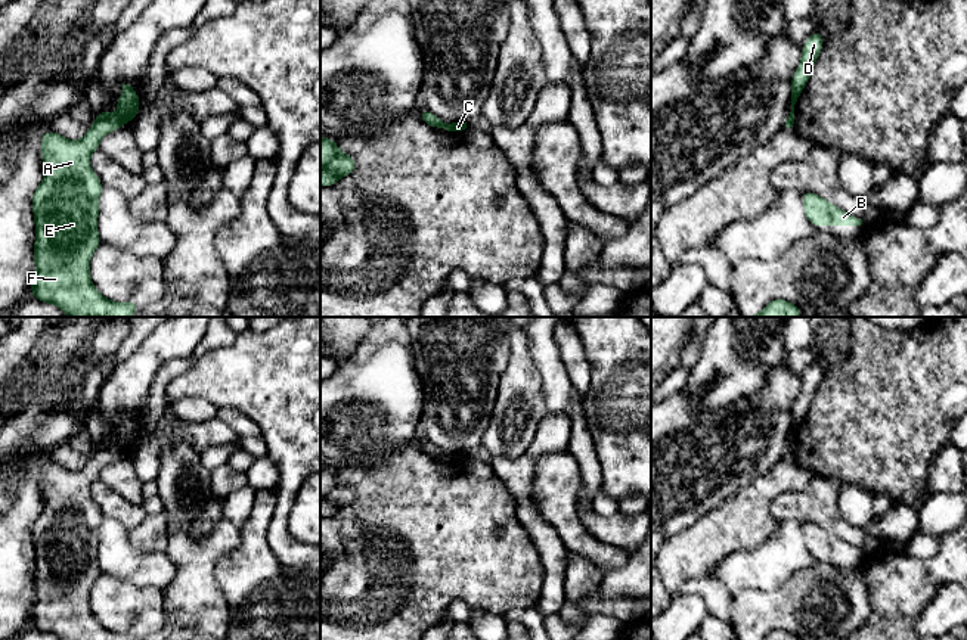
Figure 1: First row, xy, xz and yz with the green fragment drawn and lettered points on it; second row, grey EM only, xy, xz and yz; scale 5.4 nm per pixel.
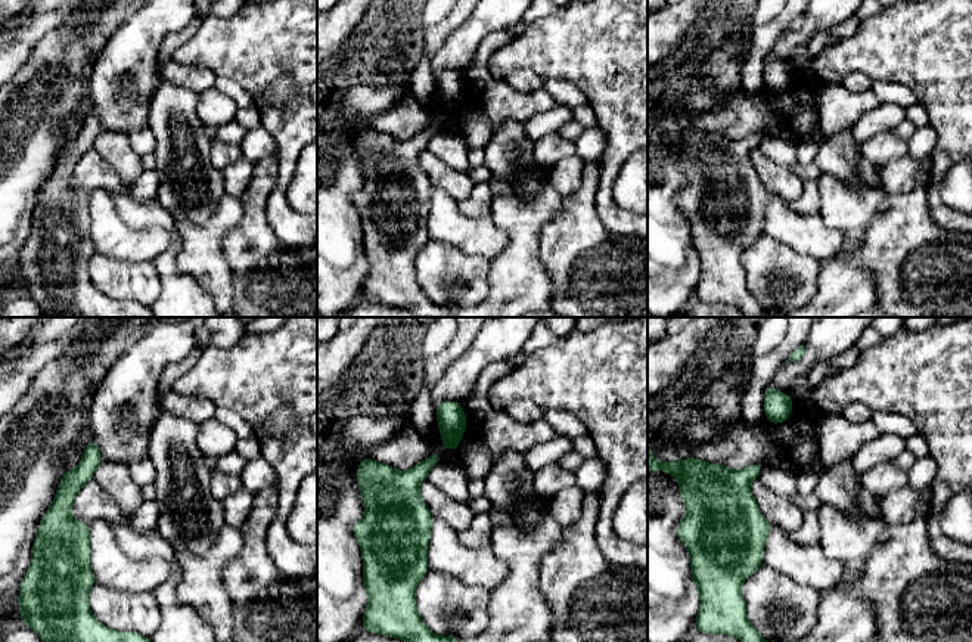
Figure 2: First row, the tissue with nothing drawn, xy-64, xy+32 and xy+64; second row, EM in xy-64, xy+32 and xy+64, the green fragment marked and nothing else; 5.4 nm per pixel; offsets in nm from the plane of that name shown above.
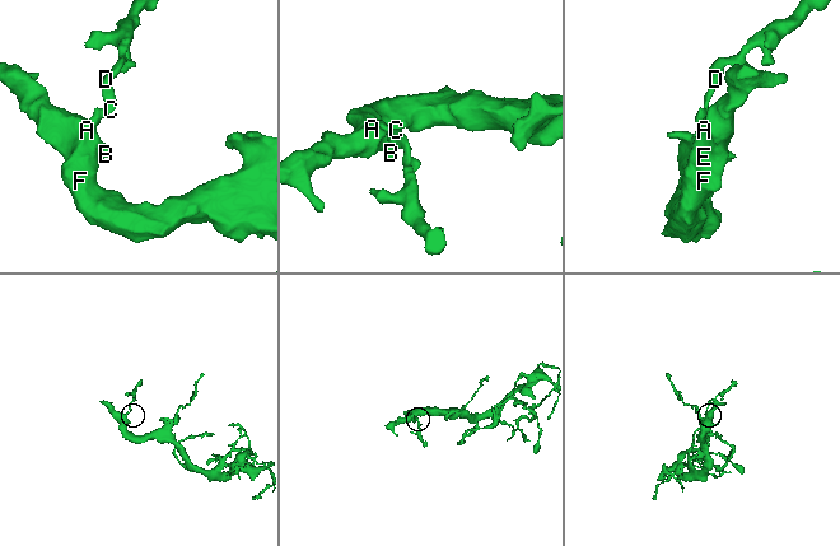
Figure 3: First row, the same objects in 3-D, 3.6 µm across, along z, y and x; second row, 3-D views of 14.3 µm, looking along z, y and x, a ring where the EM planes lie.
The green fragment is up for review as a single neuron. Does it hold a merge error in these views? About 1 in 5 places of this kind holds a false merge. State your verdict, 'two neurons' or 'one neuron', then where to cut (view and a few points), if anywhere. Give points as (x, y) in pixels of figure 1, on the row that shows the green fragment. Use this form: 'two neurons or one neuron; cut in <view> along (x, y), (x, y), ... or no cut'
two neurons; cut in xy along (114, 115), (126, 123)

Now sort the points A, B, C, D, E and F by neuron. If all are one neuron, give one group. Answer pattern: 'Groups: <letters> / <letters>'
Groups: A B E F / C D

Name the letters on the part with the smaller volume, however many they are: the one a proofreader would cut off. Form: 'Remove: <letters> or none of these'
Remove: C, D

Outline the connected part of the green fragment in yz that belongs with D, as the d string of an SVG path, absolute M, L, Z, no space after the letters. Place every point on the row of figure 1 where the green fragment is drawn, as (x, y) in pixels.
M815 29L813 34L805 41L802 47L802 58L797 69L791 77L791 97L790 97L790 114L793 119L796 118L796 105L800 93L809 81L813 65L824 47L822 35Z

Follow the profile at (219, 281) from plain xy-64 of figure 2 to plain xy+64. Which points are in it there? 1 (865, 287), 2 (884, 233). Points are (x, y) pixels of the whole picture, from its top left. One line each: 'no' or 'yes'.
1: yes
2: no

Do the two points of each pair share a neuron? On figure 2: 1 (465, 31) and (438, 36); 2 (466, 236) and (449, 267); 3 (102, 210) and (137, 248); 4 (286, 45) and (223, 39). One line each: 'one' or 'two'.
1: two
2: two
3: one
4: one

